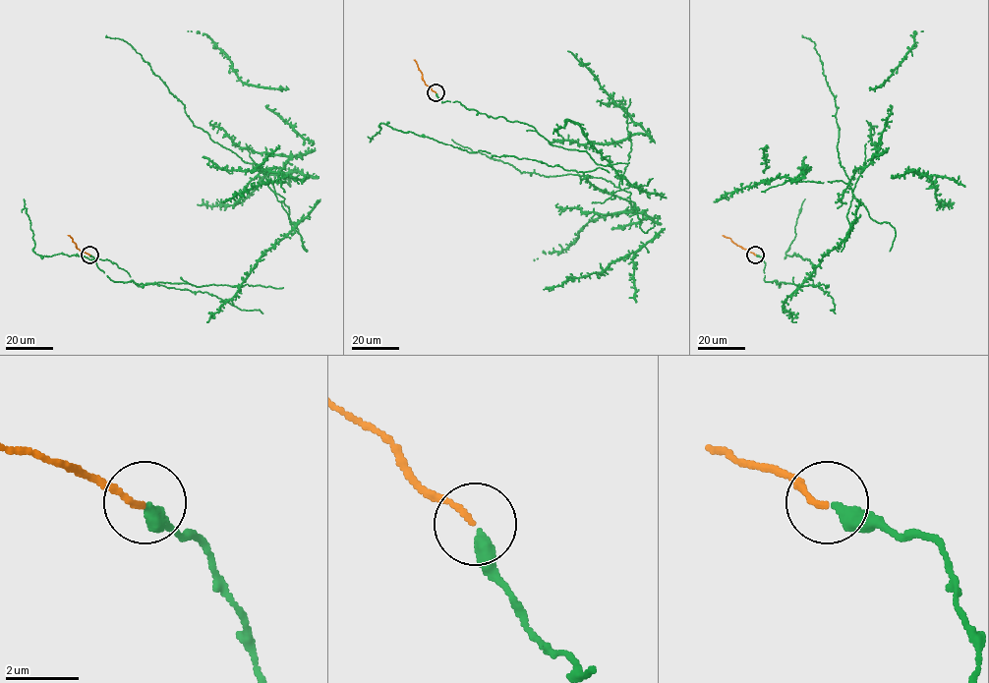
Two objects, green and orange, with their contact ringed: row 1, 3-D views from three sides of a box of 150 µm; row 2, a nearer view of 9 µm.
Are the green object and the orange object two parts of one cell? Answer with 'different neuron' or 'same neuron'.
same neuron

